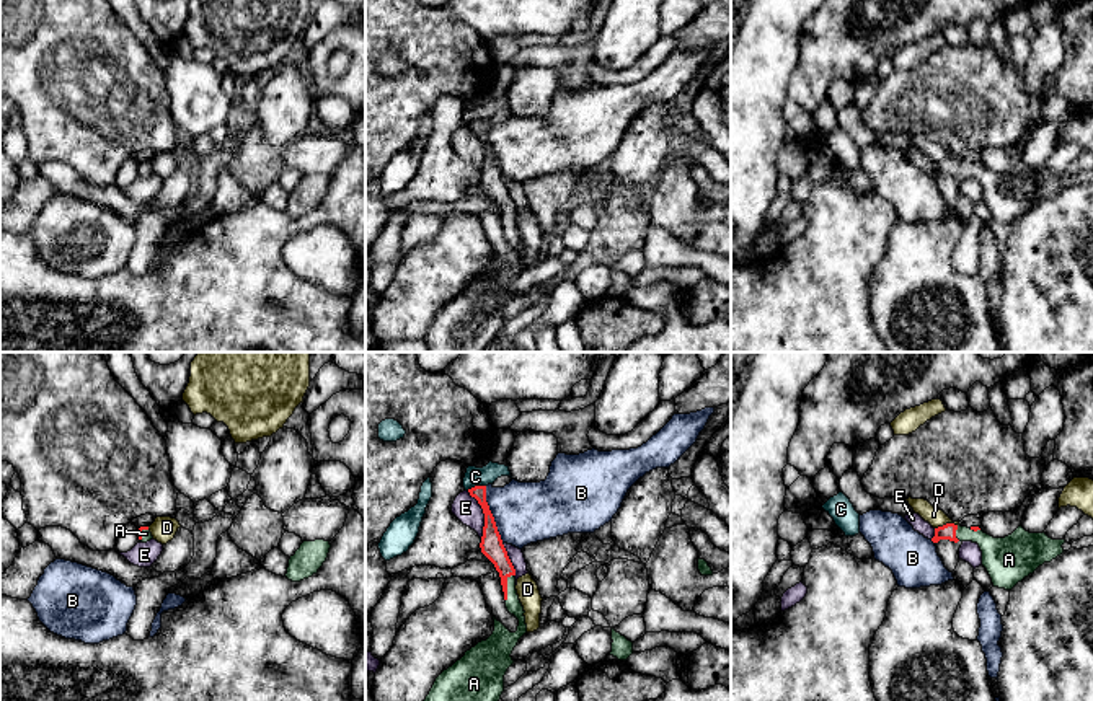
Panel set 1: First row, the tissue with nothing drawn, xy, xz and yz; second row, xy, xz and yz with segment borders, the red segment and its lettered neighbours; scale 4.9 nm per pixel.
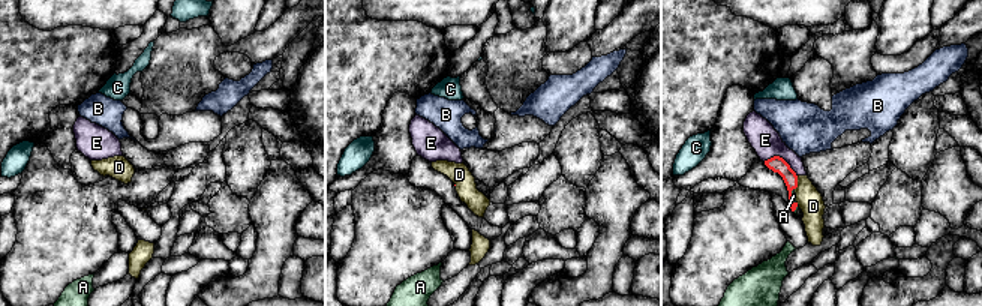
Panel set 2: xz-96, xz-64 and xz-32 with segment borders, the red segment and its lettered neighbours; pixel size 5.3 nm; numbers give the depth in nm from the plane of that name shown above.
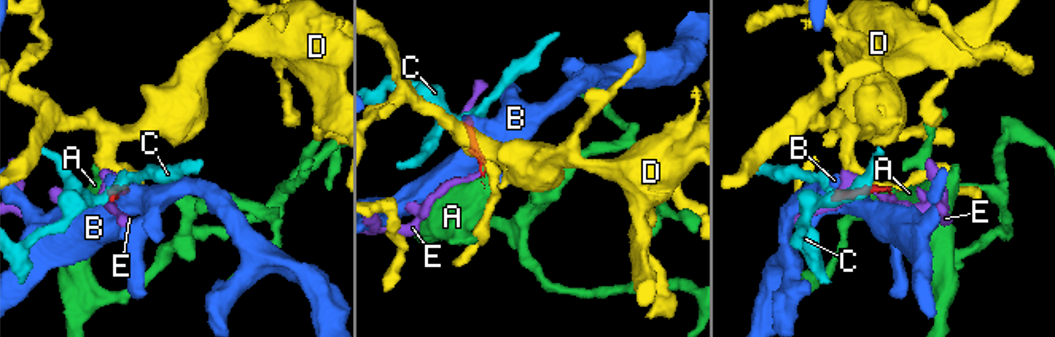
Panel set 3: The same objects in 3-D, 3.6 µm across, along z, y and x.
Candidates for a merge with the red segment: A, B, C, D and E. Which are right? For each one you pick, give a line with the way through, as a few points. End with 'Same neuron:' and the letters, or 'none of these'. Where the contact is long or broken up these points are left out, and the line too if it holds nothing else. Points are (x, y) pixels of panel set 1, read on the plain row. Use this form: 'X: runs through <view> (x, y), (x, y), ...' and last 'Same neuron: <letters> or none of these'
A: runs through xz (491, 180), (506, 204), (506, 222), (521, 264), (501, 273)
Same neuron: A

